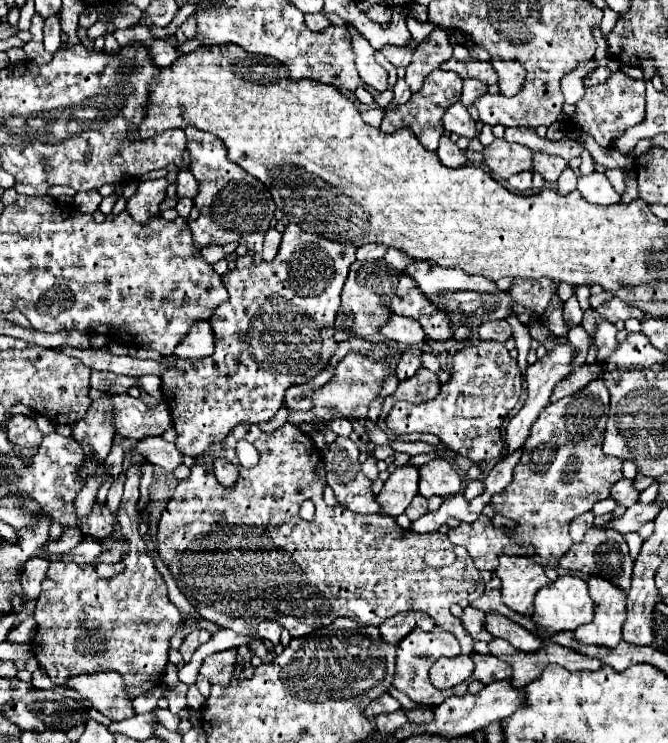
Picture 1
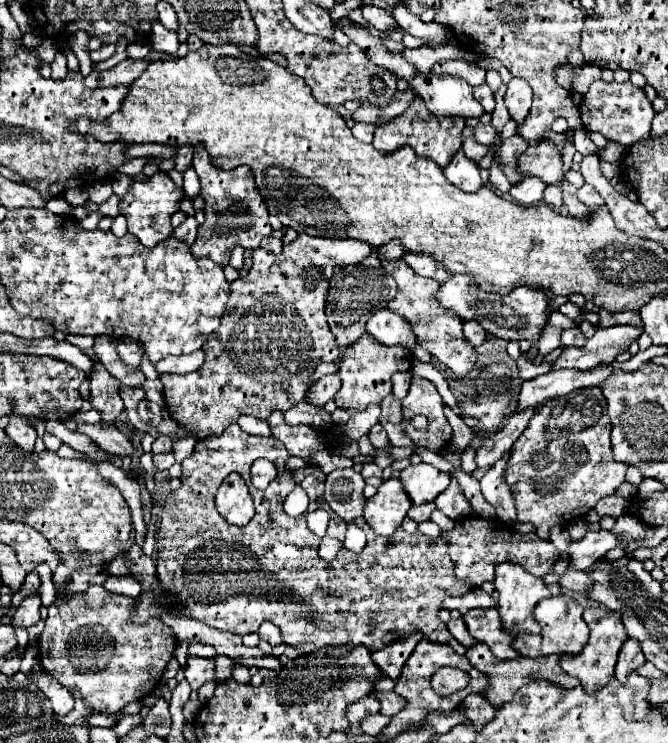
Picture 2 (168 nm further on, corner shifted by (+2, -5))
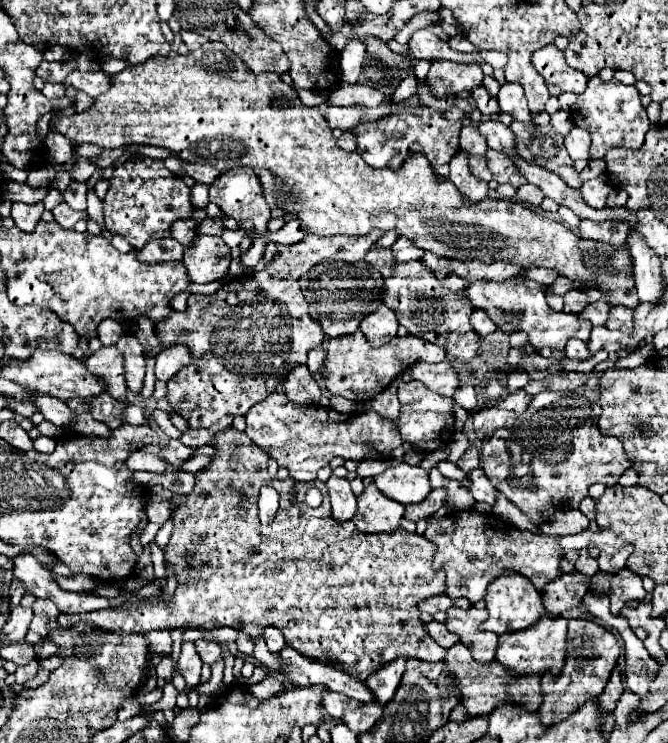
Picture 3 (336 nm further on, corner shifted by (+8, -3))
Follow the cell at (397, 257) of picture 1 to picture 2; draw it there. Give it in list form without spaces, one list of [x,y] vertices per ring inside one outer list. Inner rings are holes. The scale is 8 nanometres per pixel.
[[[405,253],[403,261],[421,277],[431,277],[439,283],[443,283],[445,279],[449,279],[449,273],[439,265],[433,263],[433,259],[429,259],[429,255],[417,255],[417,253]]]

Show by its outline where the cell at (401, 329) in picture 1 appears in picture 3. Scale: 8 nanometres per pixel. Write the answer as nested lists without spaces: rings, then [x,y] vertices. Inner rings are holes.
[[[379,305],[373,313],[369,313],[361,321],[361,331],[365,333],[365,337],[375,347],[381,347],[381,345],[389,343],[395,337],[397,327],[399,327],[397,317],[387,305]]]

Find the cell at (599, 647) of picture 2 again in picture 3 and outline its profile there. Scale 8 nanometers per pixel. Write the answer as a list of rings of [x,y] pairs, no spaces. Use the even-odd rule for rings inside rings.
[[[571,619],[569,633],[567,633],[567,655],[565,655],[563,673],[559,677],[547,677],[547,675],[541,677],[541,693],[543,693],[543,703],[539,707],[541,723],[545,727],[551,727],[563,721],[563,717],[567,719],[569,715],[573,715],[587,701],[599,697],[619,657],[621,657],[621,647],[611,631],[603,629],[601,625],[589,619]]]

